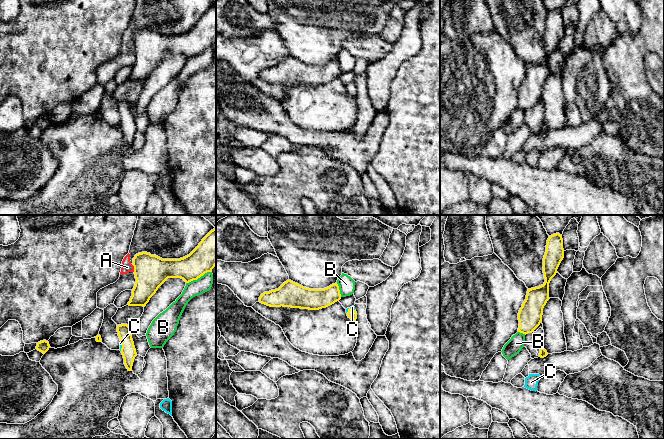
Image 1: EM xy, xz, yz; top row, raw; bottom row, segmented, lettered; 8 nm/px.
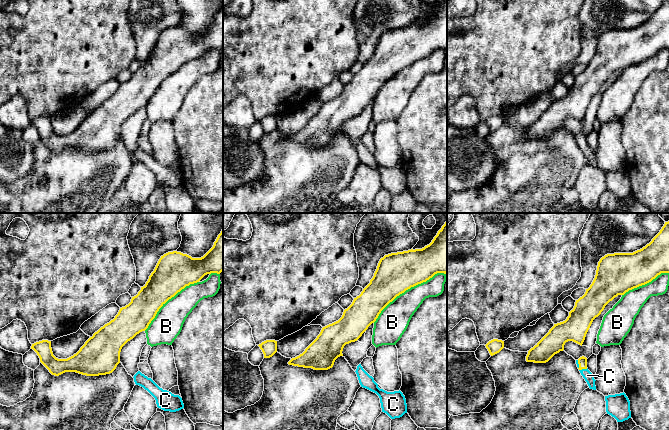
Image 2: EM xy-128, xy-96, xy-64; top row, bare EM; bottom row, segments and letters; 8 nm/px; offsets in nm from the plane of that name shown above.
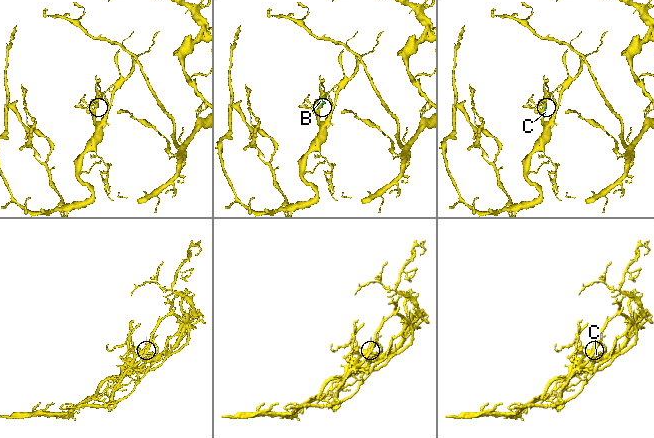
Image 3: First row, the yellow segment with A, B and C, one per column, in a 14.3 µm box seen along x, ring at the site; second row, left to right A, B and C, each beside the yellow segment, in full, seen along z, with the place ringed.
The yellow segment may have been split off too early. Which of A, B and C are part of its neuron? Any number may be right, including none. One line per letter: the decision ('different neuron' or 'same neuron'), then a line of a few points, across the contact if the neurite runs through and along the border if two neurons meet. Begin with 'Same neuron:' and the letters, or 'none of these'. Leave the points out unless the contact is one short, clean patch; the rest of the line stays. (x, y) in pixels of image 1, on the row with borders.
Same neuron: C
A: different neuron | xy (132, 265), (134, 271)
B: different neuron
C: same neuron | xz (352, 314), (349, 308), (352, 307)

